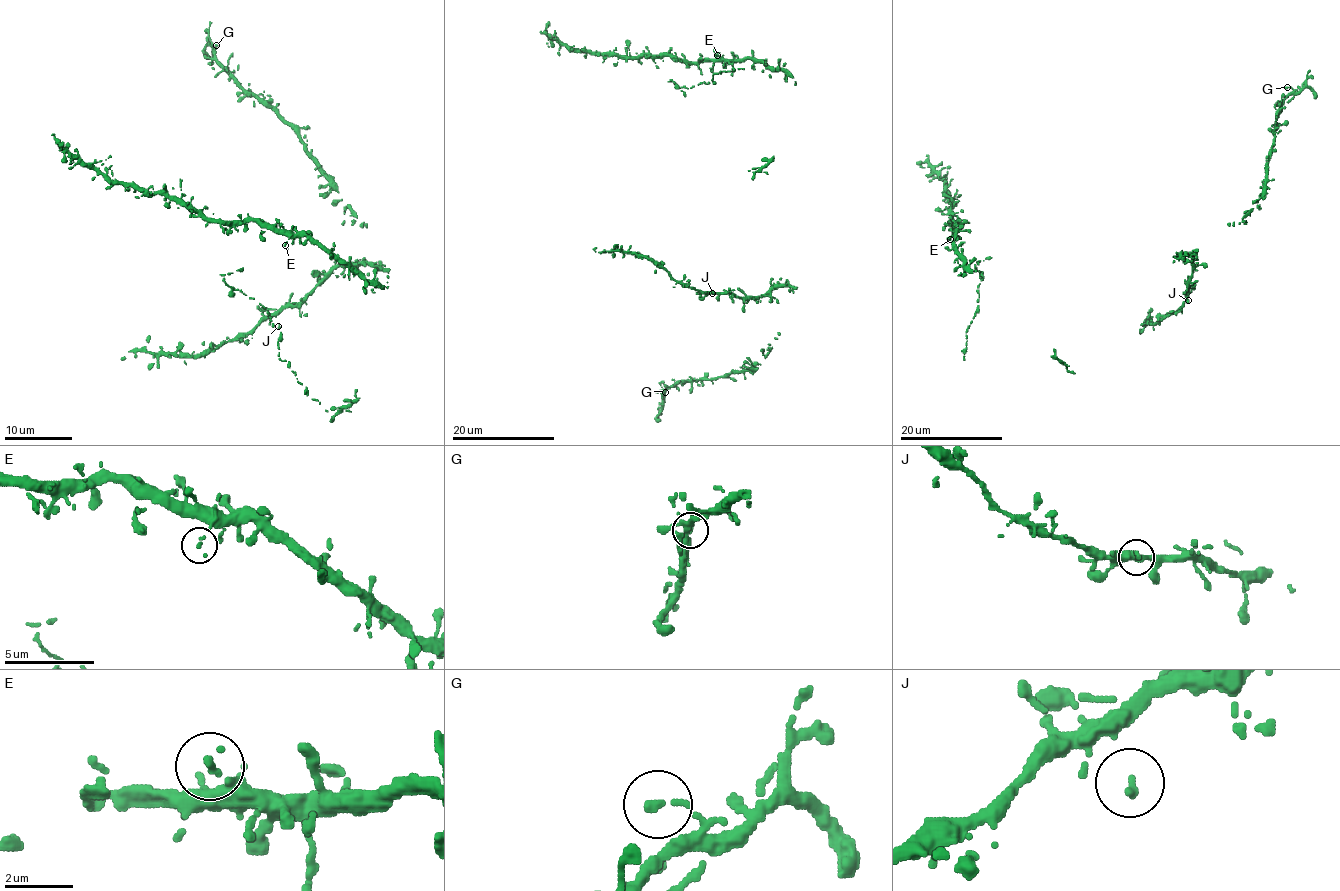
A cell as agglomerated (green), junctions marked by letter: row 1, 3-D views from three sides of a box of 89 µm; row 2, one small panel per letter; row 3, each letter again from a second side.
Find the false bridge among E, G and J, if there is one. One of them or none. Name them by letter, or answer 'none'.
none

